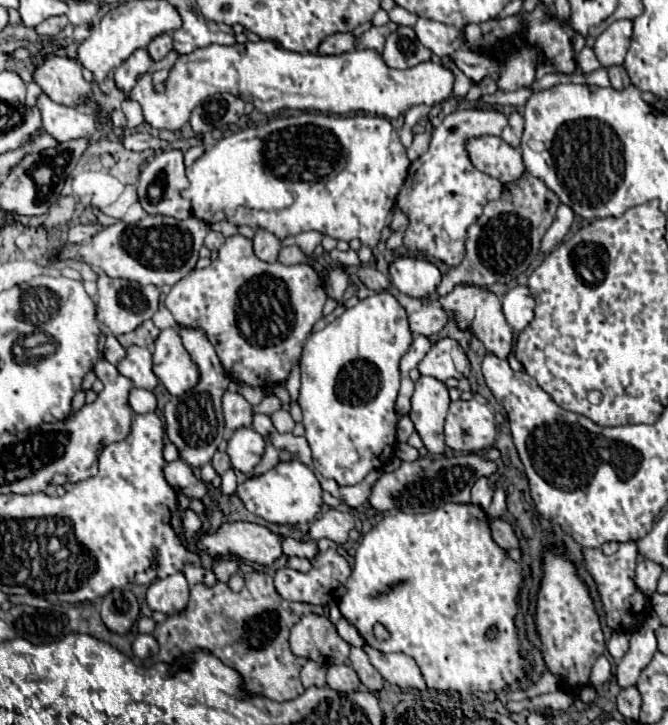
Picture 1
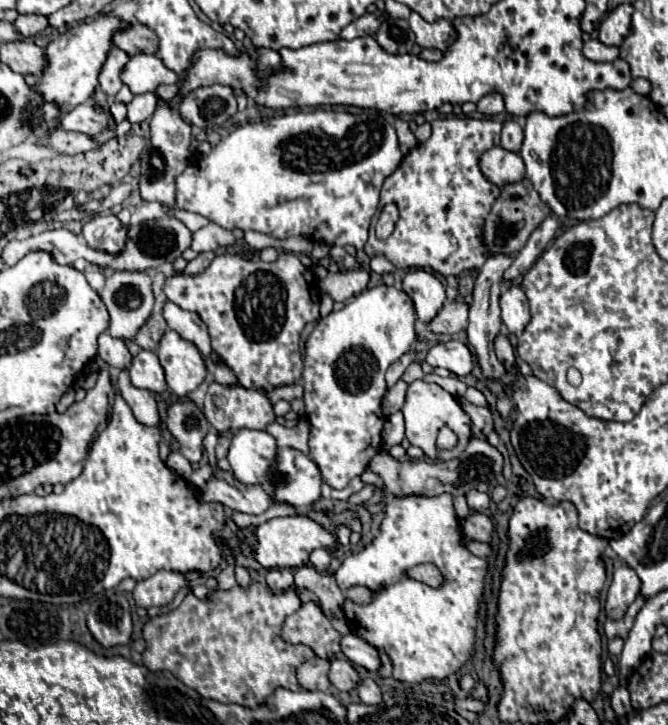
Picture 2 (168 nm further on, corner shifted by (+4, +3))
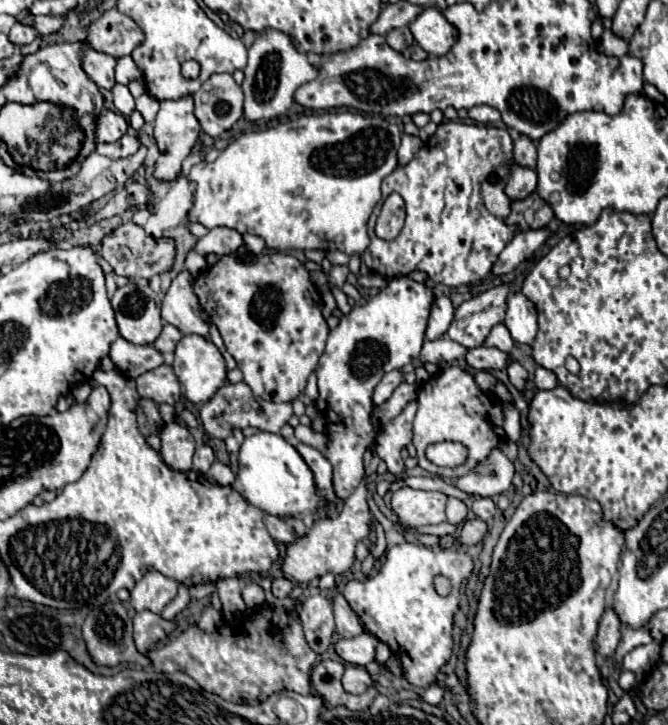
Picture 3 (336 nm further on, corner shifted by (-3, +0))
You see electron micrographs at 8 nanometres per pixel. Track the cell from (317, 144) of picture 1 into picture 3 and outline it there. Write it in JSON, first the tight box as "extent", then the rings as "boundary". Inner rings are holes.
{"extent":[188,112,400,256],"boundary":[[[326,112],[326,114],[314,114],[314,116],[300,116],[296,122],[286,122],[274,128],[268,128],[264,132],[248,132],[242,134],[240,138],[236,138],[230,146],[226,146],[220,156],[208,164],[208,162],[200,162],[192,168],[192,172],[188,174],[190,180],[196,182],[196,200],[194,200],[194,210],[188,214],[188,222],[200,222],[206,228],[216,228],[216,226],[226,226],[232,228],[240,234],[256,234],[260,236],[268,248],[274,250],[330,250],[330,248],[338,248],[340,252],[346,252],[348,256],[352,254],[362,254],[364,248],[368,248],[368,216],[372,212],[372,208],[376,206],[376,202],[382,198],[380,194],[380,184],[382,180],[398,166],[398,158],[396,152],[400,148],[400,128],[396,124],[386,122],[384,118],[366,118],[354,112]]]}

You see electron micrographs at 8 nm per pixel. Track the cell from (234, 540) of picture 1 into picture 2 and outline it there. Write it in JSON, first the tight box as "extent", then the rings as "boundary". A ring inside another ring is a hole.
{"extent":[253,517,337,567],"boundary":[[[277,517],[261,523],[255,529],[255,545],[253,545],[253,557],[263,567],[301,567],[307,563],[307,557],[313,549],[325,547],[333,549],[337,545],[335,535],[323,531],[321,525],[317,525],[309,517]]]}

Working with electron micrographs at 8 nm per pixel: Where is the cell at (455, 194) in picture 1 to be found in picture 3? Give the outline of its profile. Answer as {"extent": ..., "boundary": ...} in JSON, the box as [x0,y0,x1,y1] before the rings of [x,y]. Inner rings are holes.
{"extent":[362,122,518,286],"boundary":[[[442,122],[436,134],[424,142],[410,164],[396,168],[390,176],[384,178],[382,196],[386,198],[390,192],[398,192],[402,196],[406,204],[406,222],[394,240],[370,238],[370,246],[362,254],[368,270],[386,278],[408,276],[412,270],[422,270],[430,276],[432,282],[446,286],[476,284],[484,280],[498,260],[498,254],[518,232],[518,226],[508,226],[504,222],[512,204],[512,200],[504,194],[512,164],[512,138],[506,128]]]}

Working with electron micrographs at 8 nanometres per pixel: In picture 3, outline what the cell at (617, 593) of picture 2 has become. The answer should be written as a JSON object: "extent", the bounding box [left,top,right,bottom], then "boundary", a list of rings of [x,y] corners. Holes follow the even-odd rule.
{"extent":[594,608,620,658],"boundary":[[[608,608],[598,624],[598,632],[594,638],[594,650],[602,658],[610,658],[620,642],[620,620],[616,620],[616,612]]]}

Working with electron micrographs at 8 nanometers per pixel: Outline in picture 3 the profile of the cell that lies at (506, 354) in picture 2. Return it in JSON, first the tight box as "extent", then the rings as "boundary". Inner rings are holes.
{"extent":[508,362,528,392],"boundary":[[[510,362],[510,364],[508,364],[508,378],[510,378],[510,382],[512,382],[512,386],[514,386],[516,390],[524,392],[526,380],[528,380],[528,372],[522,368],[522,364]]]}

